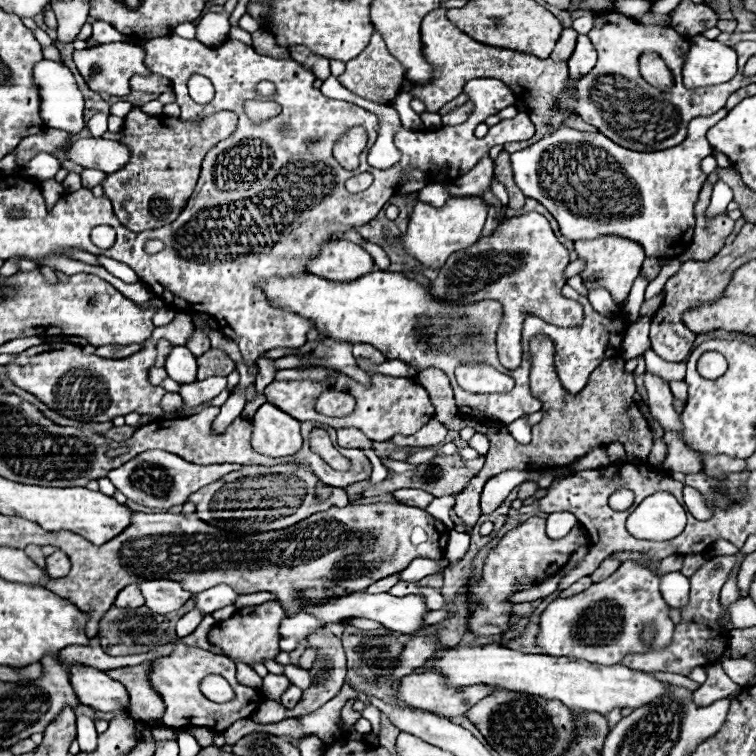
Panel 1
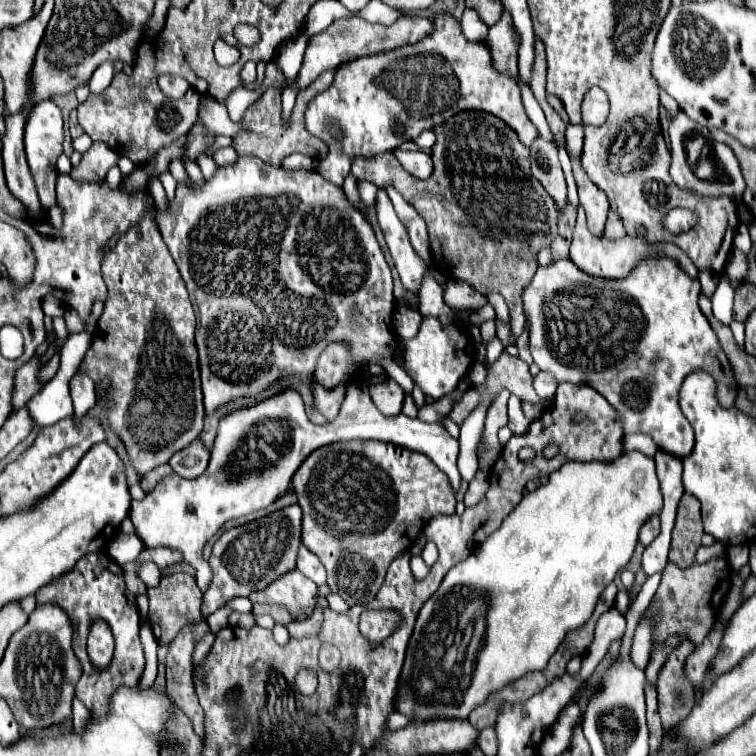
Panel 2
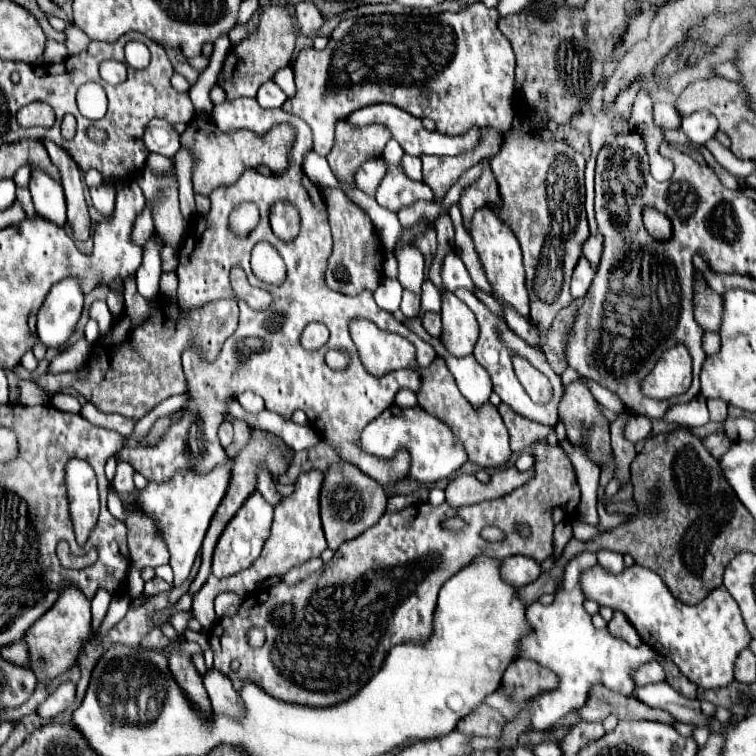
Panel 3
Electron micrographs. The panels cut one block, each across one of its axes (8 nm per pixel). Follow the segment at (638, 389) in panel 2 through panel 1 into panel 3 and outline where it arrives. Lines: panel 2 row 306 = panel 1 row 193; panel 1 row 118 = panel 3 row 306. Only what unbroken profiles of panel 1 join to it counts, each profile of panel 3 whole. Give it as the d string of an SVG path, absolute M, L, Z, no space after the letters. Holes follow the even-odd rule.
M696 272L696 276L694 276L694 318L708 332L720 330L722 300L708 286L702 272Z

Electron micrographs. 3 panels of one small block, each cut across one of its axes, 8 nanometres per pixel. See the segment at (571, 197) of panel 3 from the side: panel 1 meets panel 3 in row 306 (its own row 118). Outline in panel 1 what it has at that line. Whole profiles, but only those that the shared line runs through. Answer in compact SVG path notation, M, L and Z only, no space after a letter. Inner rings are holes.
M444 8L432 10L422 20L422 54L432 64L434 76L432 76L432 82L414 84L410 94L426 104L426 112L436 114L446 102L454 100L462 92L462 88L468 80L474 80L474 78L498 78L504 84L508 84L520 100L526 102L530 120L536 126L536 134L524 142L504 144L504 150L508 150L508 152L528 148L528 144L534 144L536 140L548 136L548 132L554 132L570 116L566 112L552 108L552 100L556 100L556 96L560 96L560 92L564 92L564 84L568 80L566 62L552 62L550 58L540 60L536 56L528 56L522 52L480 44L480 42L472 40L468 34L464 34L462 30L458 30L450 20L446 20Z

